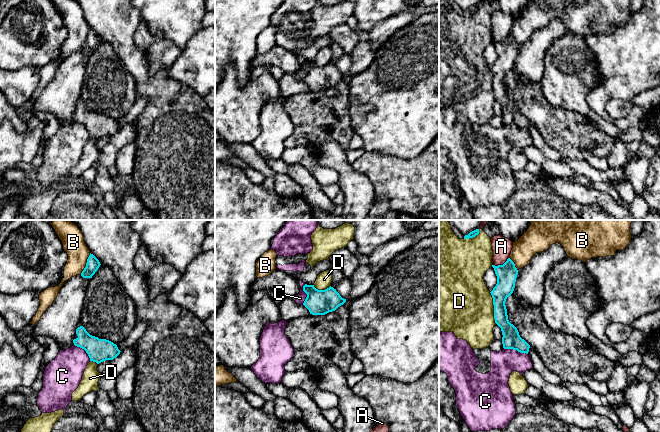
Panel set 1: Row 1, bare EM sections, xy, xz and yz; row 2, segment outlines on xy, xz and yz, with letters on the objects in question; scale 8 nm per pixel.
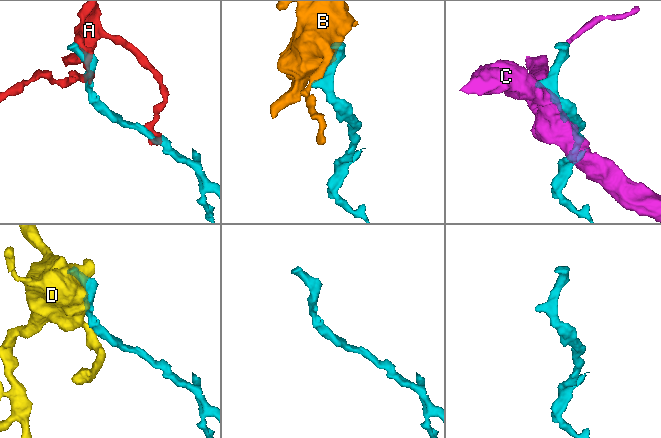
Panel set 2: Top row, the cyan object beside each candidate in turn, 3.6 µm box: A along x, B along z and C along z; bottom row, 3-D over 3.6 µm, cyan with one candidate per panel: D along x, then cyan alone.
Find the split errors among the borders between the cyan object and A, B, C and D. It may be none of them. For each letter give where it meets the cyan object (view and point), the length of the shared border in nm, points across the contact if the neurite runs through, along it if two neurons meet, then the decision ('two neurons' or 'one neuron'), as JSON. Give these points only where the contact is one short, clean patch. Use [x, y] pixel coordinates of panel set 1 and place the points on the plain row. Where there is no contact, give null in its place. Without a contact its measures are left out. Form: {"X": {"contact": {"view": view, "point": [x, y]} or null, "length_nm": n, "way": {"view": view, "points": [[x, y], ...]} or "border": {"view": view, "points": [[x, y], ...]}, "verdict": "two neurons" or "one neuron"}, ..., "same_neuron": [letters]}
{"A": {"contact": {"view": "yz", "point": [501, 41]}, "length_nm": 140, "verdict": "two neurons"}, "B": {"contact": {"view": "xy", "point": [86, 39]}, "length_nm": 190, "verdict": "two neurons"}, "C": {"contact": {"view": "yz", "point": [516, 125]}, "length_nm": 200, "border": {"view": "yz", "points": [[504, 124], [516, 125], [527, 130]]}, "verdict": "two neurons"}, "D": {"contact": {"view": "yz", "point": [494, 84]}, "length_nm": 260, "verdict": "two neurons"}, "same_neuron": []}

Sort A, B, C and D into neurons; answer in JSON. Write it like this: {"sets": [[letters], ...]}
{"sets": [["A"], ["B"], ["C"], ["D"]]}

